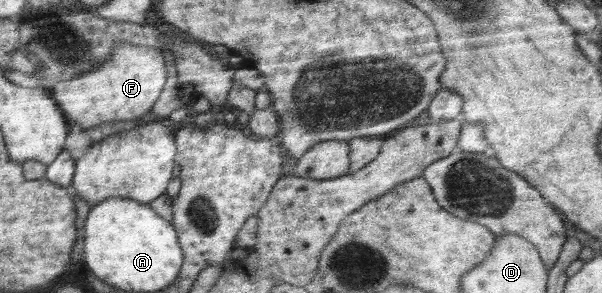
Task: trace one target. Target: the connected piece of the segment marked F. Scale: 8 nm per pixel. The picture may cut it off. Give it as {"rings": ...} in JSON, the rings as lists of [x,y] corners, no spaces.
{"rings":[[[121,43],[109,59],[95,69],[49,86],[49,90],[63,107],[68,123],[78,123],[83,129],[112,121],[136,120],[136,117],[146,116],[164,89],[164,67],[164,57],[158,47]]]}

